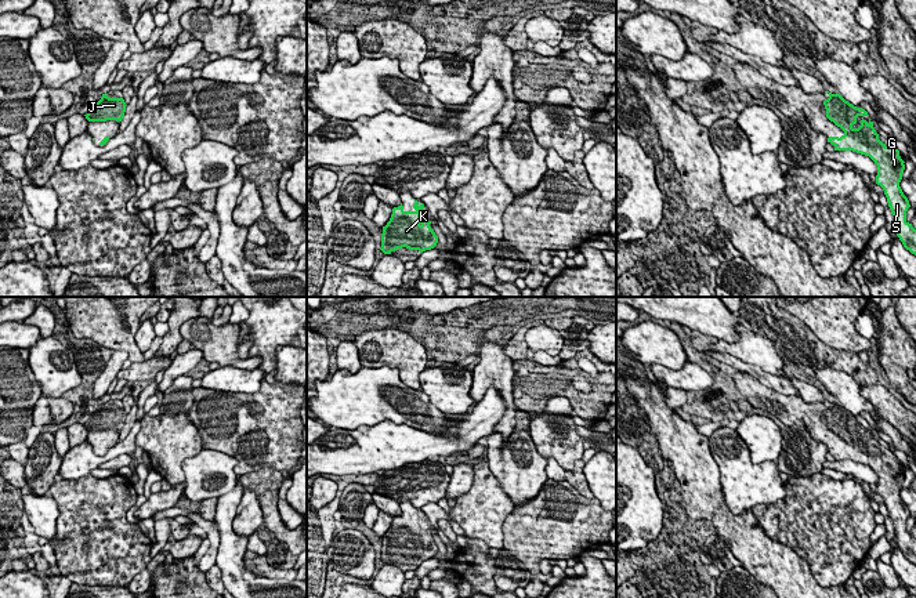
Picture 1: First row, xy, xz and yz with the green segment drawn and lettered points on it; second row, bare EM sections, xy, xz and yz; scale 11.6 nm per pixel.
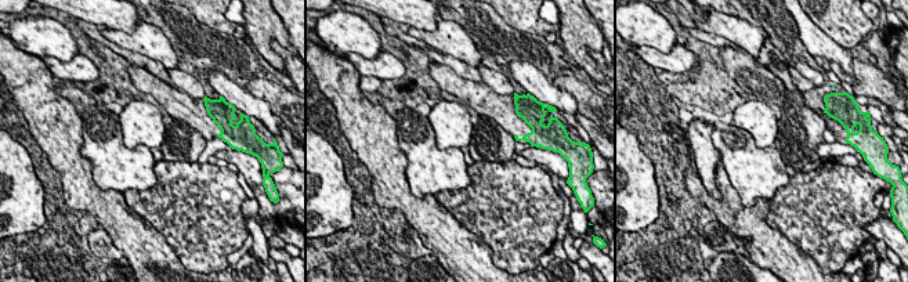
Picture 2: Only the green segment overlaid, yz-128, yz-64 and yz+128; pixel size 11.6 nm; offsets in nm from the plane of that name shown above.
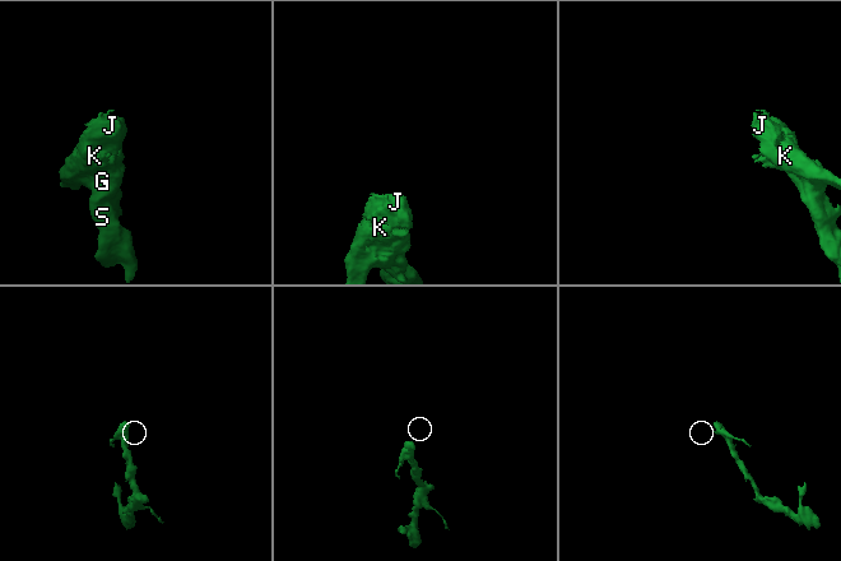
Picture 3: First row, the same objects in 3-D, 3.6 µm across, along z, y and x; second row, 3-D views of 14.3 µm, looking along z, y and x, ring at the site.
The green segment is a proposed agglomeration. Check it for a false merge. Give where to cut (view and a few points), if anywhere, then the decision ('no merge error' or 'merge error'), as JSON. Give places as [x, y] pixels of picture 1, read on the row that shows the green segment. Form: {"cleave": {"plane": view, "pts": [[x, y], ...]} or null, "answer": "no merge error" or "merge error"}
{"cleave": null, "answer": "no merge error"}

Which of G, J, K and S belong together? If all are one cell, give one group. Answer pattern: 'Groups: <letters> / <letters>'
Groups: G J K S

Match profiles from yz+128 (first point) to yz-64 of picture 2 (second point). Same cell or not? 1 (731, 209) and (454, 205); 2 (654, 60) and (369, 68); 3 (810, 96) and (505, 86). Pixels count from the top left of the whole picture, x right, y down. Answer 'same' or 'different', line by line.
1: different
2: same
3: different

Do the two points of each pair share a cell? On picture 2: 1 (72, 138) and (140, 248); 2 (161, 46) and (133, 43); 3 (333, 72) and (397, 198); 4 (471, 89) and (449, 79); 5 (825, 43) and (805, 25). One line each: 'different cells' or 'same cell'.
1: same cell
2: same cell
3: same cell
4: same cell
5: same cell

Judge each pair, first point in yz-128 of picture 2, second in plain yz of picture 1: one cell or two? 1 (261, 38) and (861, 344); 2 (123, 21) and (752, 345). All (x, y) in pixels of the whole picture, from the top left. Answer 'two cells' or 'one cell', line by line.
1: two cells
2: two cells

